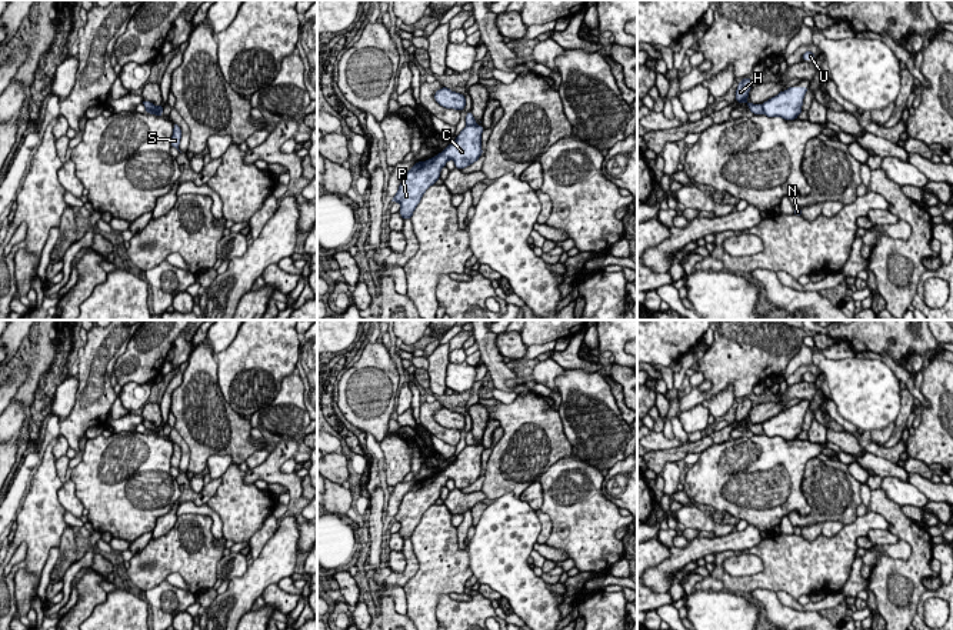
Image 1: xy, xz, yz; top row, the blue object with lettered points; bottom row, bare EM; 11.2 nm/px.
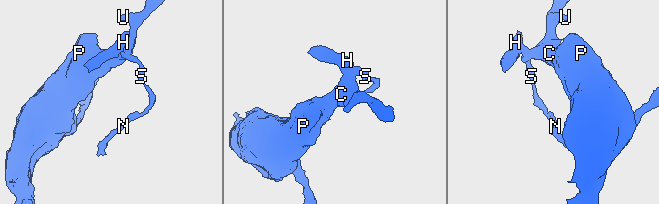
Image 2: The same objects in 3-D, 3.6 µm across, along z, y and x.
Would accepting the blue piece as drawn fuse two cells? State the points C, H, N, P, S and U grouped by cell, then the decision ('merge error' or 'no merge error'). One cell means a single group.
C P U / H N S; merge error

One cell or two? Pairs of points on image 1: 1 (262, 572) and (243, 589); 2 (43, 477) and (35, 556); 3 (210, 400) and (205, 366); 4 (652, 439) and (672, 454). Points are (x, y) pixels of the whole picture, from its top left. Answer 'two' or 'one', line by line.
1: one
2: one
3: one
4: two

